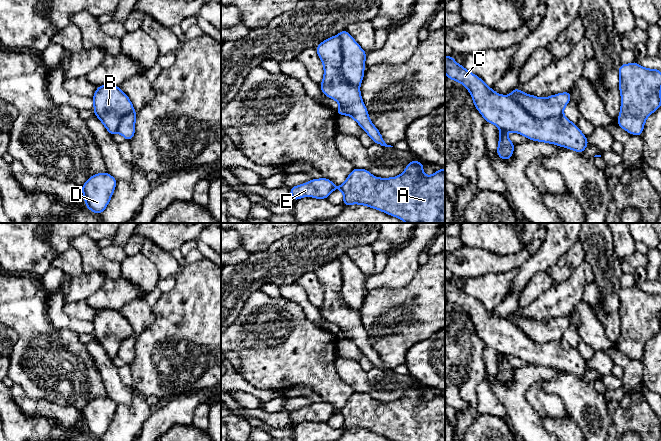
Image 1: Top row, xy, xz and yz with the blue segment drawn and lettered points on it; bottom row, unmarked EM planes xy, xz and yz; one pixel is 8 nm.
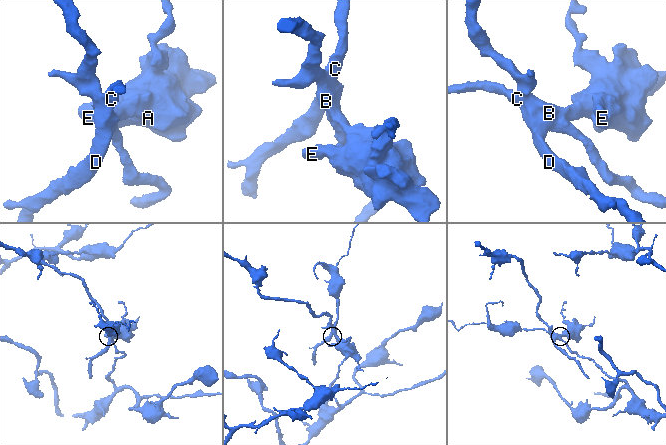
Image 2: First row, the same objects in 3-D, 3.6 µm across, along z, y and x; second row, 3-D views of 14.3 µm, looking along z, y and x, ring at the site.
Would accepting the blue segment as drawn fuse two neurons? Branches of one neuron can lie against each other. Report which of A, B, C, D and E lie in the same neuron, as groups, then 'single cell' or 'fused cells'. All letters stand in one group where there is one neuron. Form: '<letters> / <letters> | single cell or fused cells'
A B D E / C | fused cells

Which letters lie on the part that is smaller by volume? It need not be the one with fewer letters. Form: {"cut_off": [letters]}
{"cut_off": ["A", "B", "D", "E"]}

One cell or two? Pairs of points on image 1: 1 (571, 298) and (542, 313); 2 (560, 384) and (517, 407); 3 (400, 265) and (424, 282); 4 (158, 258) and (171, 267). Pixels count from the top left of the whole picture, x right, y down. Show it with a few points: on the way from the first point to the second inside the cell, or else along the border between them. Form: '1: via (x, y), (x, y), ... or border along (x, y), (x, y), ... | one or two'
1: via (564, 298), (549, 306) | one
2: border along (560, 370), (554, 376), (544, 380) | two
3: border along (420, 266), (416, 274), (405, 285), (395, 288) | two
4: via (161, 259), (168, 266) | one

